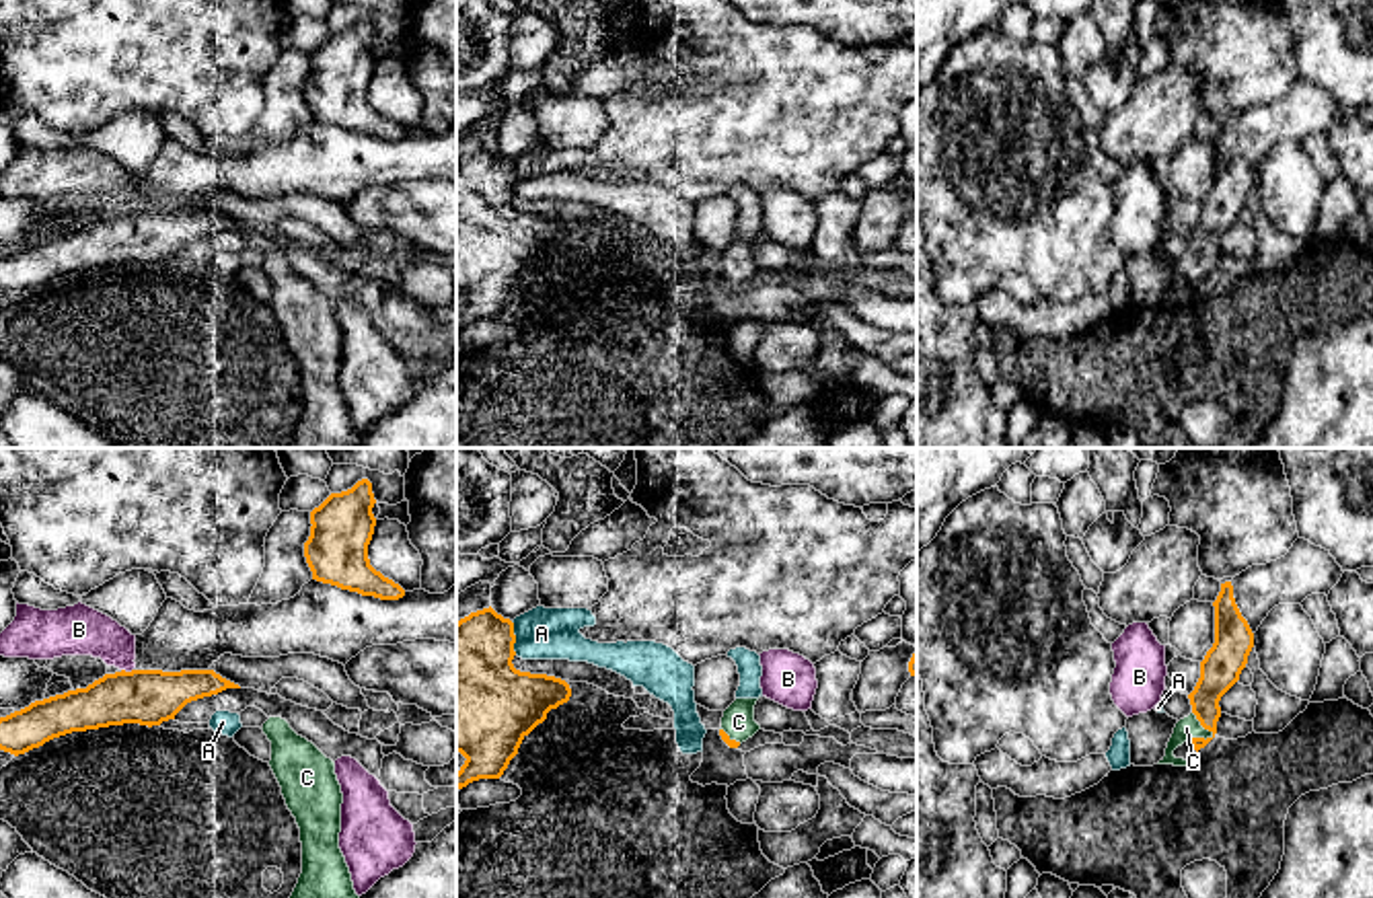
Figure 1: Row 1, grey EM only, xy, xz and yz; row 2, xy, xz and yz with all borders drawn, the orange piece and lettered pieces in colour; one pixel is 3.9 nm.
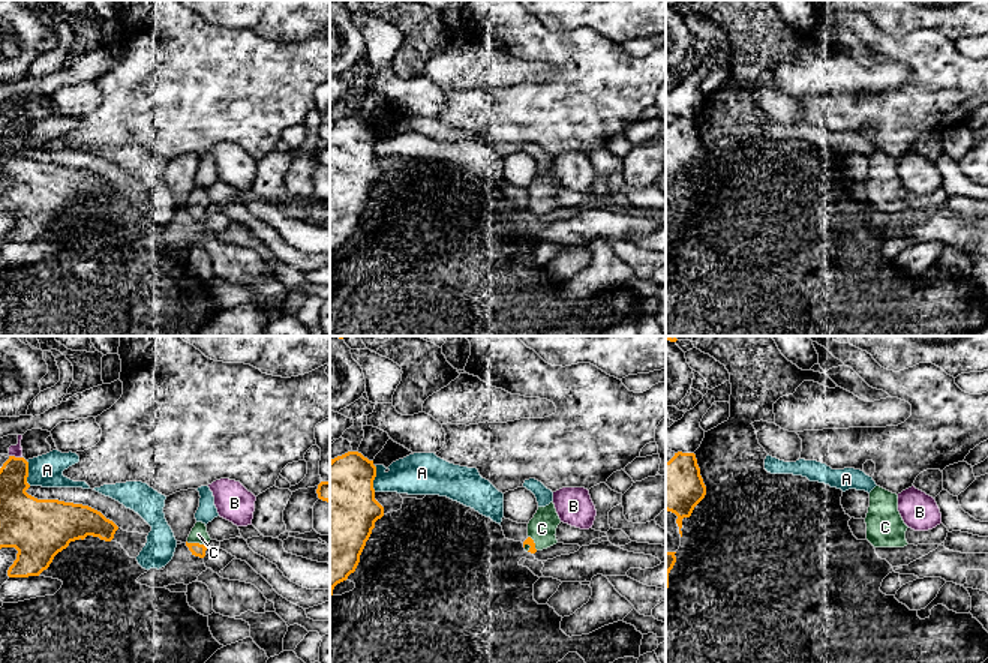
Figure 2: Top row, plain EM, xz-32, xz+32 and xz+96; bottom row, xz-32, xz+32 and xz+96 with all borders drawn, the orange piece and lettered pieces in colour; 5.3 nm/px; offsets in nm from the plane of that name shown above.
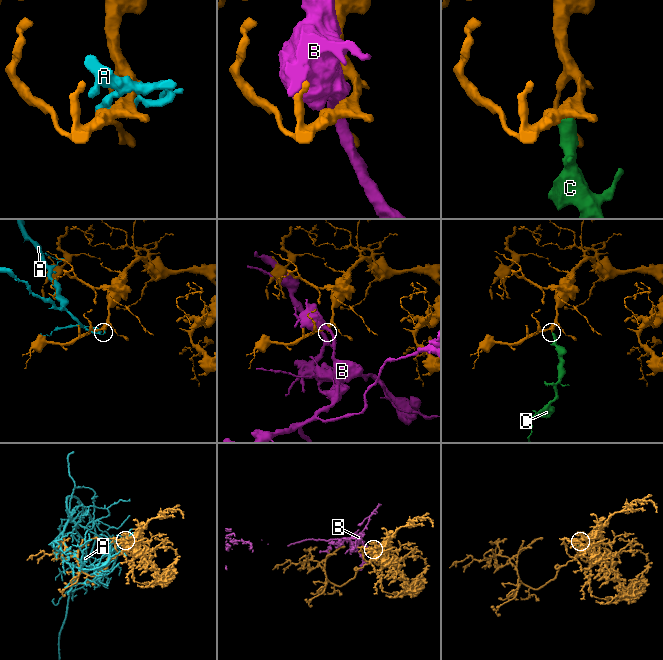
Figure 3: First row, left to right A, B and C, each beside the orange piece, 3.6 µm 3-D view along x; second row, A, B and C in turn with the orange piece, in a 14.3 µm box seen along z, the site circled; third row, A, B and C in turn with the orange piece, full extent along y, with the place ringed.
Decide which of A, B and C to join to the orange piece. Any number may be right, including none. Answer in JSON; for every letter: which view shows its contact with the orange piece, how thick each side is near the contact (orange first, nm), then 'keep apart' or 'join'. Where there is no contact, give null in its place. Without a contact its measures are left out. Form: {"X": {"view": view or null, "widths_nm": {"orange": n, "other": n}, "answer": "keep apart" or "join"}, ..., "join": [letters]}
{"A": {"view": "xz", "widths_nm": {"orange": 400, "other": 200}, "answer": "keep apart"}, "B": {"view": "xy", "widths_nm": {"orange": 220, "other": 190}, "answer": "keep apart"}, "C": {"view": "yz", "widths_nm": {"orange": 160, "other": 90}, "answer": "join"}, "join": ["C"]}

